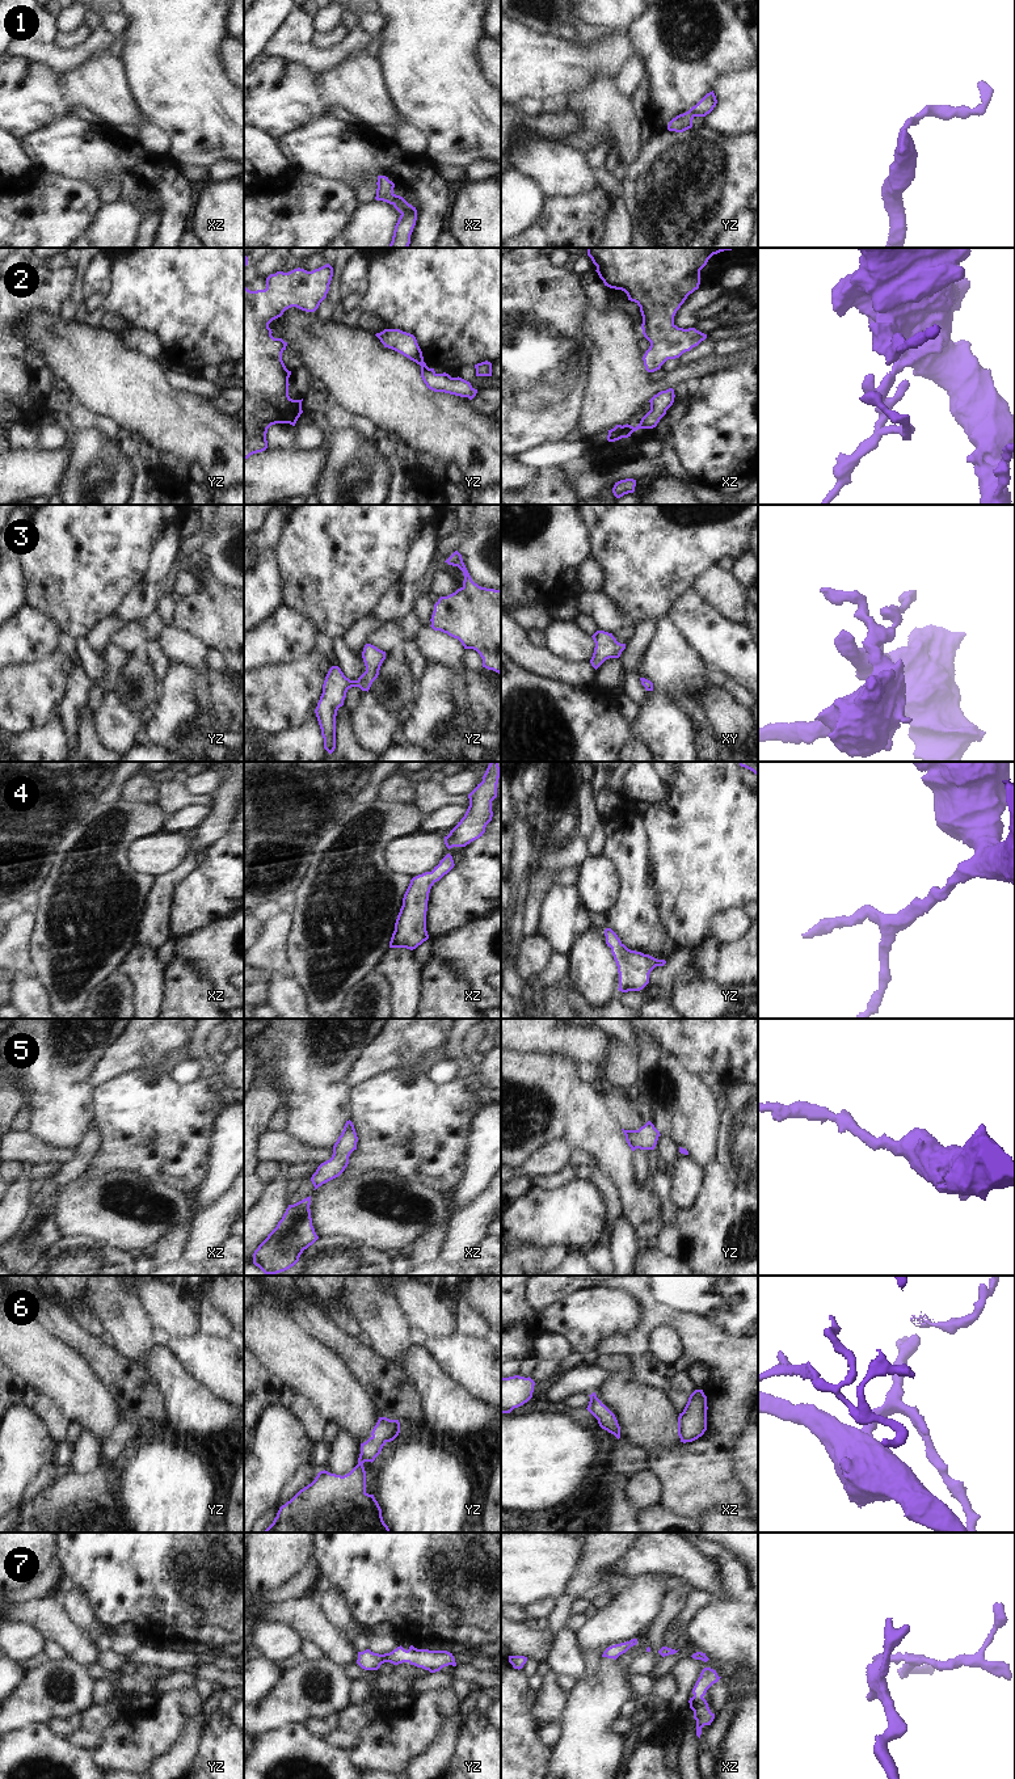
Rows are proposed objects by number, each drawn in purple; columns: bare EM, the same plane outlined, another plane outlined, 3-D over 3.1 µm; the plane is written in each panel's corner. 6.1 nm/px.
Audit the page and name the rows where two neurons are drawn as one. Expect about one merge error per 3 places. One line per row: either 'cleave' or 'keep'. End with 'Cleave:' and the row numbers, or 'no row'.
1: keep
2: cleave
3: keep
4: keep
5: keep
6: keep
7: keep
Cleave: 2

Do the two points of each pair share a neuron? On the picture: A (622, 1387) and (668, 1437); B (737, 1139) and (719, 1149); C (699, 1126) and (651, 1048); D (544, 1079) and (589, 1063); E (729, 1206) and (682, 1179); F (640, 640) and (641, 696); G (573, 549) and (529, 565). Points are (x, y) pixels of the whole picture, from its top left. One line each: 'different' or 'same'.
A: same
B: different
C: same
D: different
E: different
F: same
G: same

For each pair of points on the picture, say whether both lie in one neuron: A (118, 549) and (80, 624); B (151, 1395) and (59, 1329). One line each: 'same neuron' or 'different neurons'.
A: same neuron
B: same neuron

